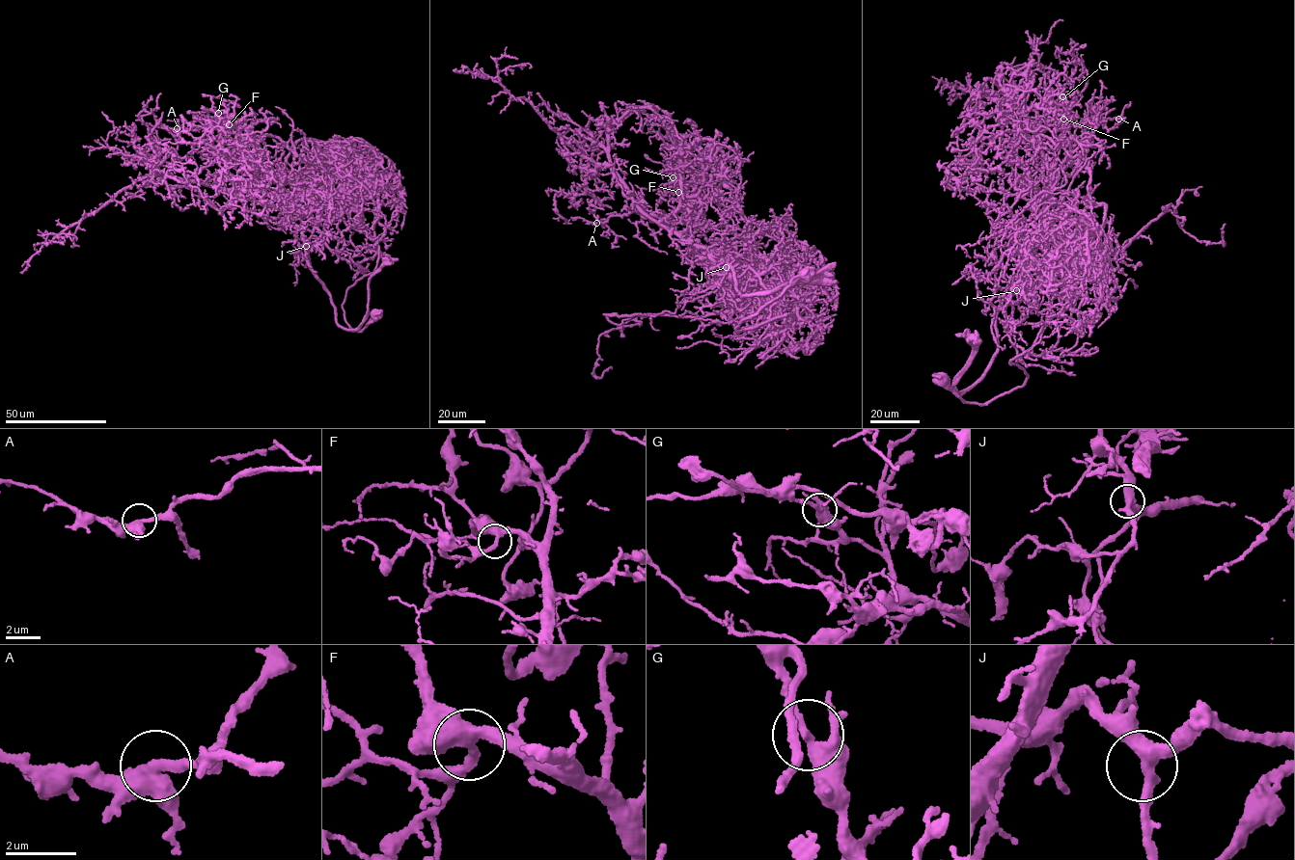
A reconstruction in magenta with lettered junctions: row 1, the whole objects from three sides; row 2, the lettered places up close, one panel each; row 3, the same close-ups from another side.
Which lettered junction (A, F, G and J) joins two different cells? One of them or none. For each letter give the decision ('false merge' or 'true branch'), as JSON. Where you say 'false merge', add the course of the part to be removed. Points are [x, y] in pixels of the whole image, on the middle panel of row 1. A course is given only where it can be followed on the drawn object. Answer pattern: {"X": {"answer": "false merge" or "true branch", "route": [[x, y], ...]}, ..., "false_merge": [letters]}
{"A": {"answer": "true branch"}, "F": {"answer": "true branch"}, "G": {"answer": "false merge", "route": [[673, 176], [692, 176], [673, 127], [694, 206], [686, 237], [759, 308], [795, 319], [739, 333], [814, 268]]}, "J": {"answer": "true branch"}, "false_merge": ["G"]}

